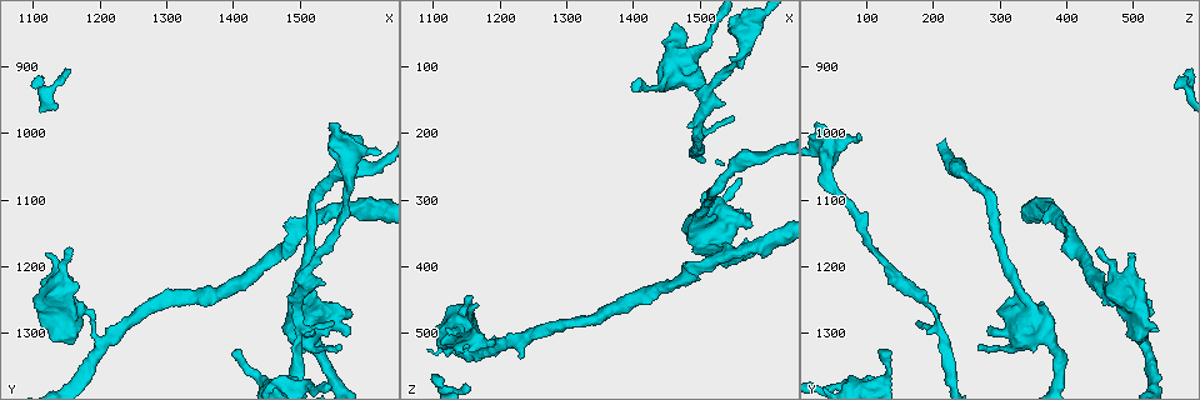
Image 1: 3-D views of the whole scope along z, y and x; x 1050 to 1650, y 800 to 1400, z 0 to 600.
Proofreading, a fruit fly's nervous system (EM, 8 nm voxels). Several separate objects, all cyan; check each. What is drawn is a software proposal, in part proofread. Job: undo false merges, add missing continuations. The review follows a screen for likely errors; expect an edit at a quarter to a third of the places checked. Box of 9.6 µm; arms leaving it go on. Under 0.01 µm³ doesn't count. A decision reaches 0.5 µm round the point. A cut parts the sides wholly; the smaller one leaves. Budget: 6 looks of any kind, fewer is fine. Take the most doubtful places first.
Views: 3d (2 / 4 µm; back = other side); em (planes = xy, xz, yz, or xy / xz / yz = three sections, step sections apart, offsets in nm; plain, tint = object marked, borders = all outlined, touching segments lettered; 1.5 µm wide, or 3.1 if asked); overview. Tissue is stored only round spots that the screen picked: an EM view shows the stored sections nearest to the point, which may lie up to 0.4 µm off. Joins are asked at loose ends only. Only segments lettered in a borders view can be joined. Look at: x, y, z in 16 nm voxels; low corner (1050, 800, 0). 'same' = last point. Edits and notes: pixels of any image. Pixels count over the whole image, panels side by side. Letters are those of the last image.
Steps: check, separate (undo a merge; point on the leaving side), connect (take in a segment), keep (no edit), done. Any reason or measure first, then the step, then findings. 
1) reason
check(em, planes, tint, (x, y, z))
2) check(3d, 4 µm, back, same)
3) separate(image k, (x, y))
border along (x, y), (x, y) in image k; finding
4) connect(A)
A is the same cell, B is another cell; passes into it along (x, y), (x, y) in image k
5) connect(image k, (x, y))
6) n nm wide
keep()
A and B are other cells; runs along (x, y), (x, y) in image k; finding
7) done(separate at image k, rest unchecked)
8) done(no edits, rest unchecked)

free end
check(3d, 4 µm, back, (1550, 1005, 90))

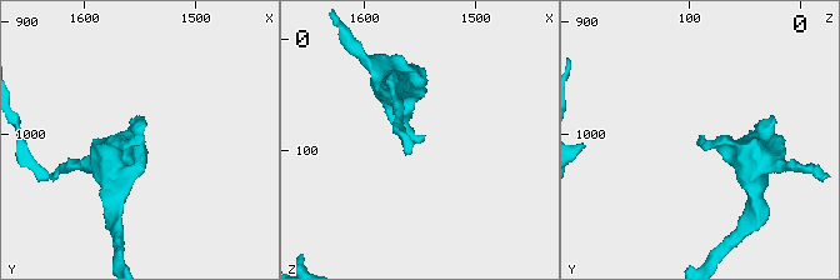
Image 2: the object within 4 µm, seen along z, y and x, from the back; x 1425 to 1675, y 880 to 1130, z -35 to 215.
now the EM
check(em, planes, tint, (1544, 1008, 84))

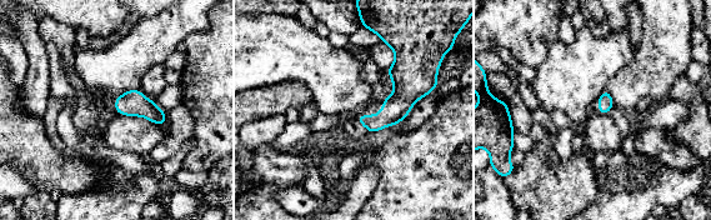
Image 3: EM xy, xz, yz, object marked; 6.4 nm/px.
see the neighbours
check(em, planes, borders, same)

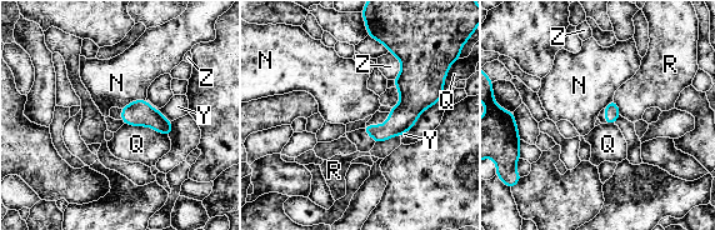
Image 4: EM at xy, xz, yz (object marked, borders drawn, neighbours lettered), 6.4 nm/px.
Q touches over 300 nm
keep()
N, Q, R, Y and Z are other cells; border along (145, 98), (133, 100), (121, 109) in image 4; none of them fits

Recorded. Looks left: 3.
tapers out
check(em, planes, borders, (1400, 1330, 125))

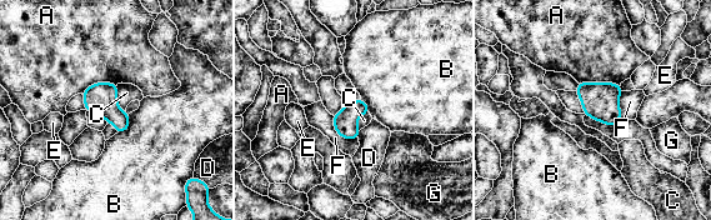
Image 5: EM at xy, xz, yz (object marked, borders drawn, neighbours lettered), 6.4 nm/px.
keep()
A, B, C, D, E, F and G are other cells; none of them fits

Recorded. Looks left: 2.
thin end
check(em, xz, step 4, tint, (1160, 1175, 445))

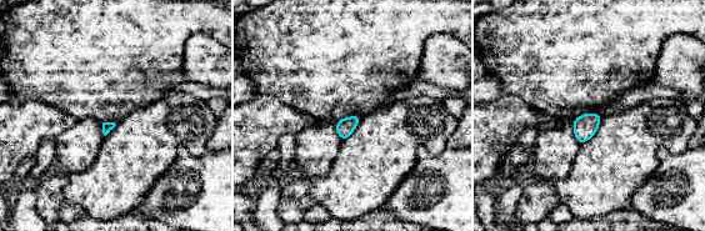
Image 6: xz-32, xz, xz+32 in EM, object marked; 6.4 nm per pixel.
check(em, planes, borders, same)

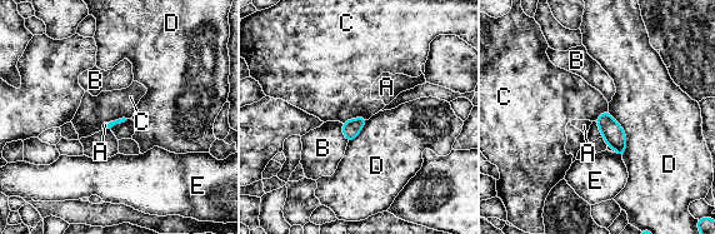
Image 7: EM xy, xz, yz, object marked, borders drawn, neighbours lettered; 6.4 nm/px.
D touches over 320 nm
keep()
A, B, C, D and E are other cells; border along (368, 118), (351, 118), (341, 123) in image 7; no lettered segment goes on from it

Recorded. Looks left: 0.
done(no edits, rest unchecked)

